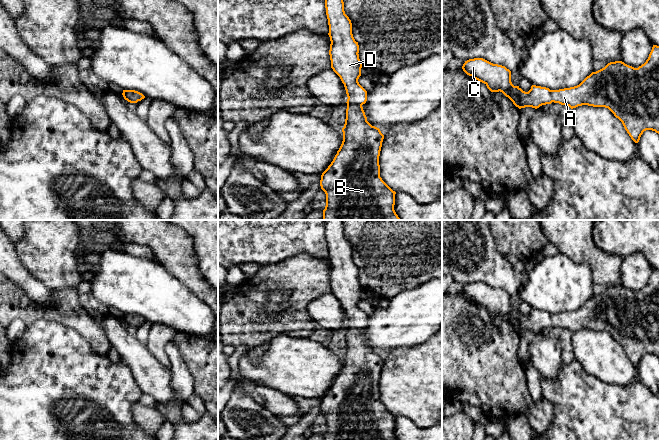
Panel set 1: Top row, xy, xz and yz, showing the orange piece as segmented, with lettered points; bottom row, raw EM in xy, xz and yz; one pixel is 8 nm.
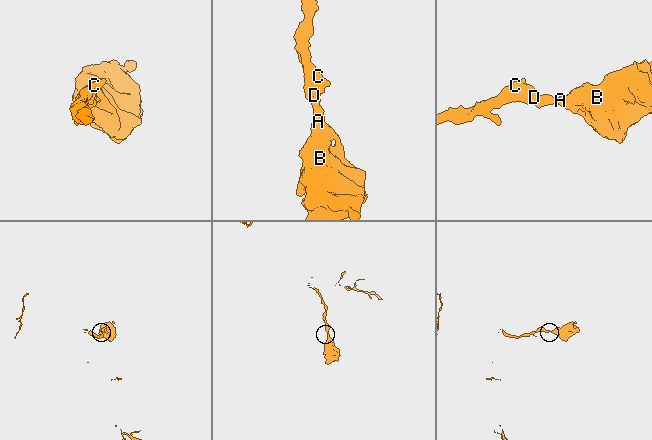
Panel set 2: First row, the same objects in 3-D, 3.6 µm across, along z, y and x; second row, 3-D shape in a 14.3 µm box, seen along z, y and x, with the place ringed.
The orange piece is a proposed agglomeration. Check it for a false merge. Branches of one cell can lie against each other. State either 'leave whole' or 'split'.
leave whole

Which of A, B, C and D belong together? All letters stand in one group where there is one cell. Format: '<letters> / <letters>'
A B C D

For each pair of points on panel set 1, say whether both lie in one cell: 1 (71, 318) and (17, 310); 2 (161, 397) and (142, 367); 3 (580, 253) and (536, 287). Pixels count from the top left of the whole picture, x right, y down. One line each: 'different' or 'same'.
1: same
2: same
3: different

